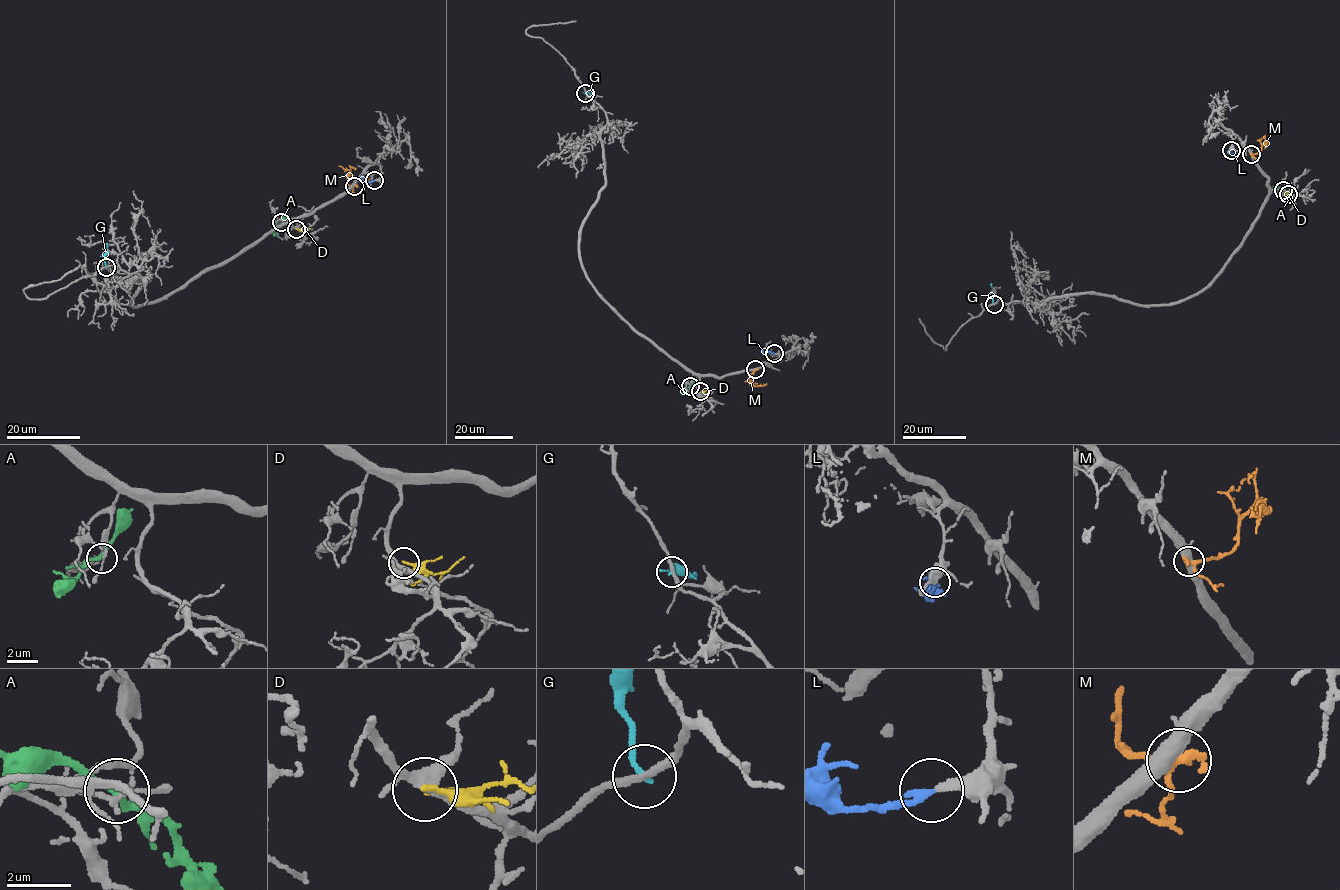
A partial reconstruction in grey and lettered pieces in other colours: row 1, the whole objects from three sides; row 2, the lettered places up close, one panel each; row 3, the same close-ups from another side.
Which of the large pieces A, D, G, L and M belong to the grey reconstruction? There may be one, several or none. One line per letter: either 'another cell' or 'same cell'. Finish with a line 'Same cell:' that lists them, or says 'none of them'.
A: another cell
D: another cell
G: another cell
L: same cell
M: another cell
Same cell: L

